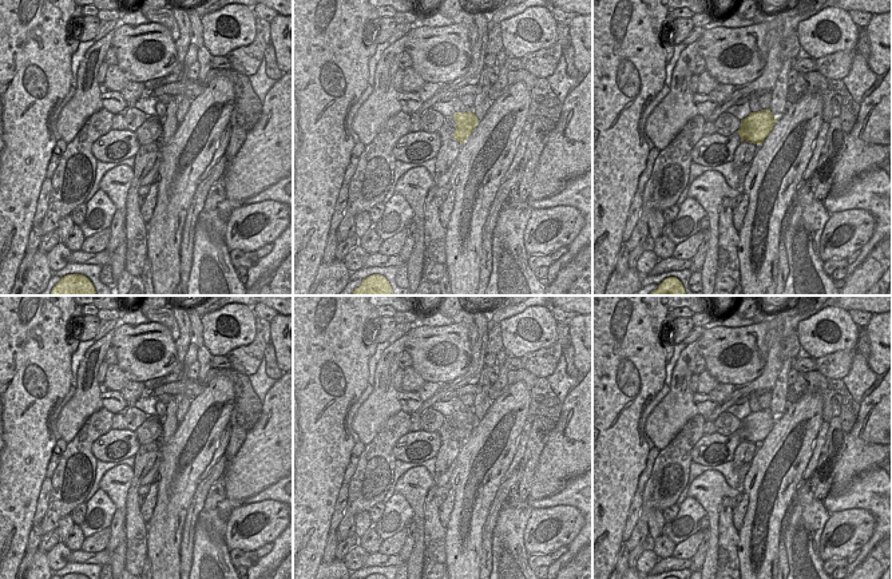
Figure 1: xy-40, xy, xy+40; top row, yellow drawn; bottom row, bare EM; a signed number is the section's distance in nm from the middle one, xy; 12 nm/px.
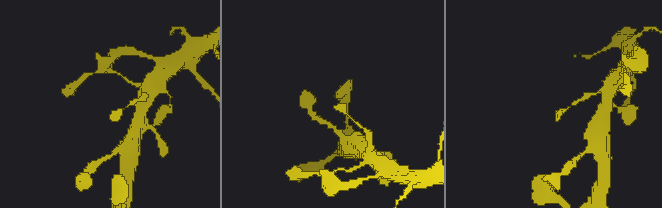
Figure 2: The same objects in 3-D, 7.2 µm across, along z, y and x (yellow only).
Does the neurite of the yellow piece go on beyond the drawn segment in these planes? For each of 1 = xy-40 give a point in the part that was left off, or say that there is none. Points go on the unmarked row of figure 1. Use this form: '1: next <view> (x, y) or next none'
1: next none

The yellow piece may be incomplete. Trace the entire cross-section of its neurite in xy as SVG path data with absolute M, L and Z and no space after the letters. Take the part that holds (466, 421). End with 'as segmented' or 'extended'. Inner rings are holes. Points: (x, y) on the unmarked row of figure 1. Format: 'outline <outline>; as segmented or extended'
outline M469 409L467 412L456 412L452 419L456 421L453 439L460 443L464 443L469 437L471 432L479 423L476 415Z; as segmented

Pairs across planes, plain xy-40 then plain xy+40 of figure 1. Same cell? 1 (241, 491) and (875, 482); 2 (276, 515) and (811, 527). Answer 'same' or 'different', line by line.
1: different
2: different

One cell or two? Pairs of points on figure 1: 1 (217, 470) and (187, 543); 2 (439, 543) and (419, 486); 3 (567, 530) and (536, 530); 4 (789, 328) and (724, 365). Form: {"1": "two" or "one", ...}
{"1": "one", "2": "two", "3": "one", "4": "two"}

